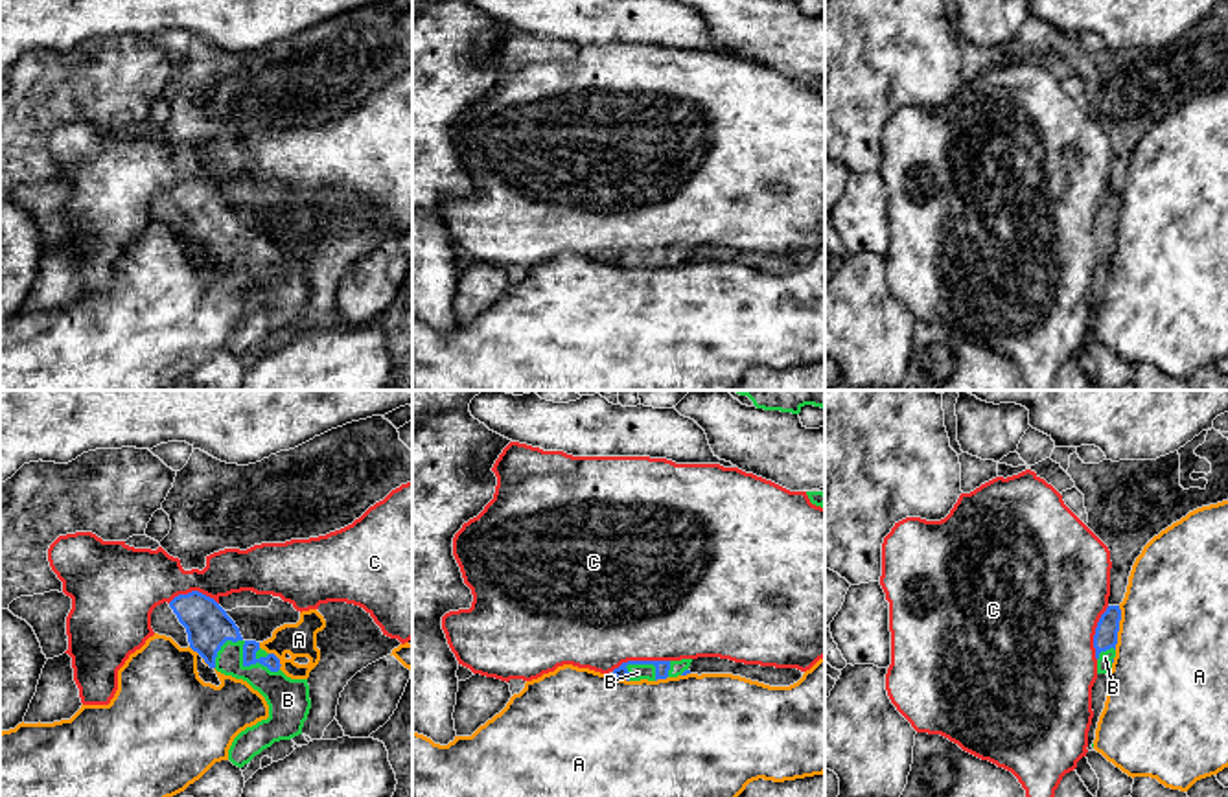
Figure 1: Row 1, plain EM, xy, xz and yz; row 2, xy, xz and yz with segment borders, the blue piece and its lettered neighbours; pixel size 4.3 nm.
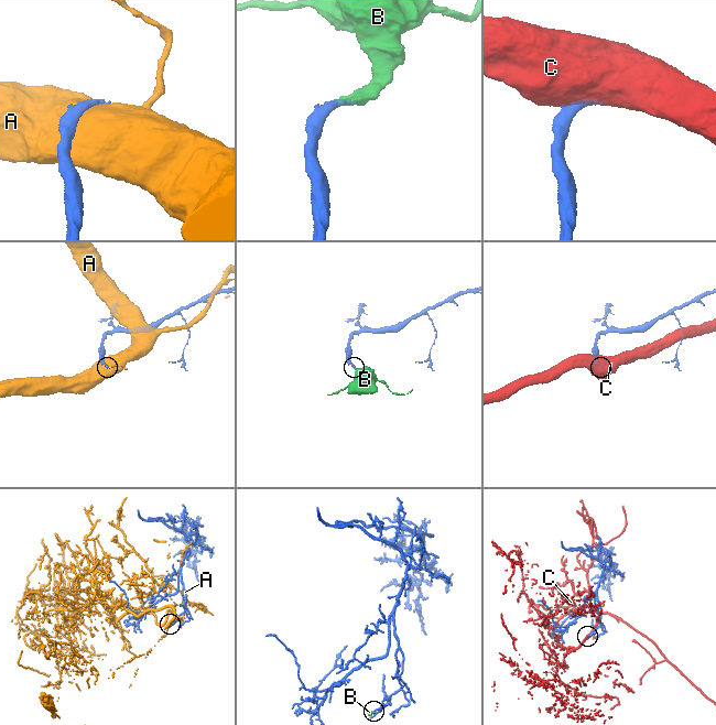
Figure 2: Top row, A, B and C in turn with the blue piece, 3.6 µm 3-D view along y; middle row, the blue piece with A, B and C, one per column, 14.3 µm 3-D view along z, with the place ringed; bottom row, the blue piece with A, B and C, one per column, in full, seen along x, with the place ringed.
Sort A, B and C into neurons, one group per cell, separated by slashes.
A / B / C

